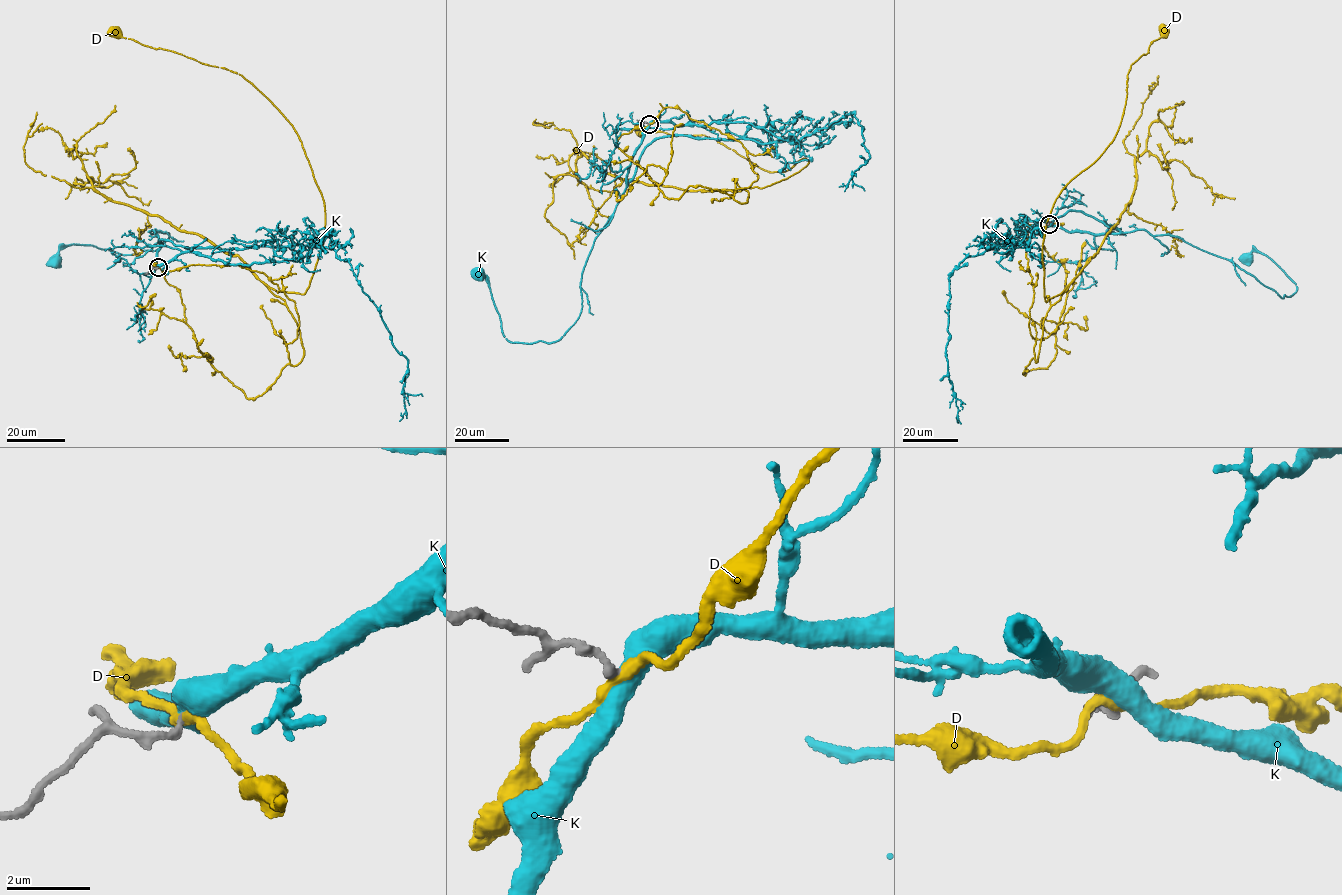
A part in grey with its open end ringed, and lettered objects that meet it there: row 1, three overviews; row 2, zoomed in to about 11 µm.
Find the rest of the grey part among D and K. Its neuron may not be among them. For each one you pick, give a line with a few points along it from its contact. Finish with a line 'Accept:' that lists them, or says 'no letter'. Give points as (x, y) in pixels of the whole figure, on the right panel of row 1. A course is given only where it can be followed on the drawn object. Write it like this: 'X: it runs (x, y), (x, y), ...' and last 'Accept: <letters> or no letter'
K: it runs (1049, 224), (1175, 236), (1283, 298), (1297, 288), (1265, 255), (1247, 258)
Accept: K

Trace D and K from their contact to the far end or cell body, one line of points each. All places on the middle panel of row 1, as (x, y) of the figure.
D: (649, 124), (673, 107), (739, 140), (758, 174), (741, 203), (726, 190), (809, 161), (769, 172), (640, 131)
K: (649, 124), (626, 187), (594, 241), (582, 272), (581, 310), (565, 335), (549, 343), (508, 341), (479, 274)

